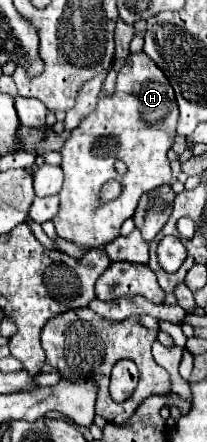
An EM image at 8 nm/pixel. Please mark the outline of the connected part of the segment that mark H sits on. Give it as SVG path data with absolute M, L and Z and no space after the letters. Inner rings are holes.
M143 51L131 53L125 59L125 65L117 75L115 93L111 97L99 97L97 109L85 121L81 121L81 125L77 129L71 131L71 137L67 139L65 147L61 149L61 155L65 161L65 185L59 193L61 209L59 209L57 217L53 219L57 235L61 239L77 243L79 247L103 247L109 241L113 241L115 237L119 237L119 229L121 229L123 221L133 215L139 197L159 185L171 183L171 167L169 167L167 151L173 145L177 119L179 119L179 109L177 109L175 95L173 95L173 87L167 81L167 77L163 75L163 71ZM117 159L121 159L129 167L129 171L125 175L119 175L115 171L113 163ZM109 179L117 179L123 185L123 193L119 195L119 199L115 199L111 203L99 203L101 185Z

